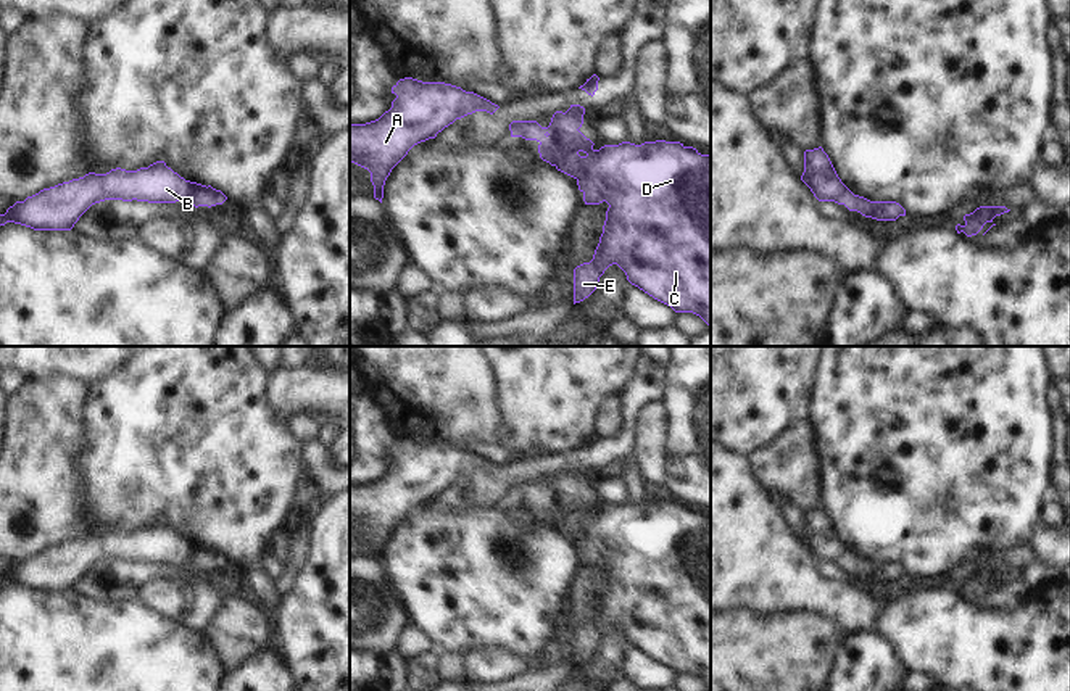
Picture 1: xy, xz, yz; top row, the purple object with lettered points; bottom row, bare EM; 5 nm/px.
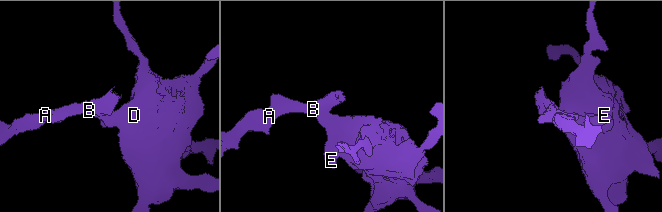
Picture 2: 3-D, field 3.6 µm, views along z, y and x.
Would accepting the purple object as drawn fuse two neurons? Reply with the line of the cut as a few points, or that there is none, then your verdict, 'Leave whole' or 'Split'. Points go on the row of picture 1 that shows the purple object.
No split. Leave whole.

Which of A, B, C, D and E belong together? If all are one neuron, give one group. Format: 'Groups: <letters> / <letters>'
Groups: A B C D E.

